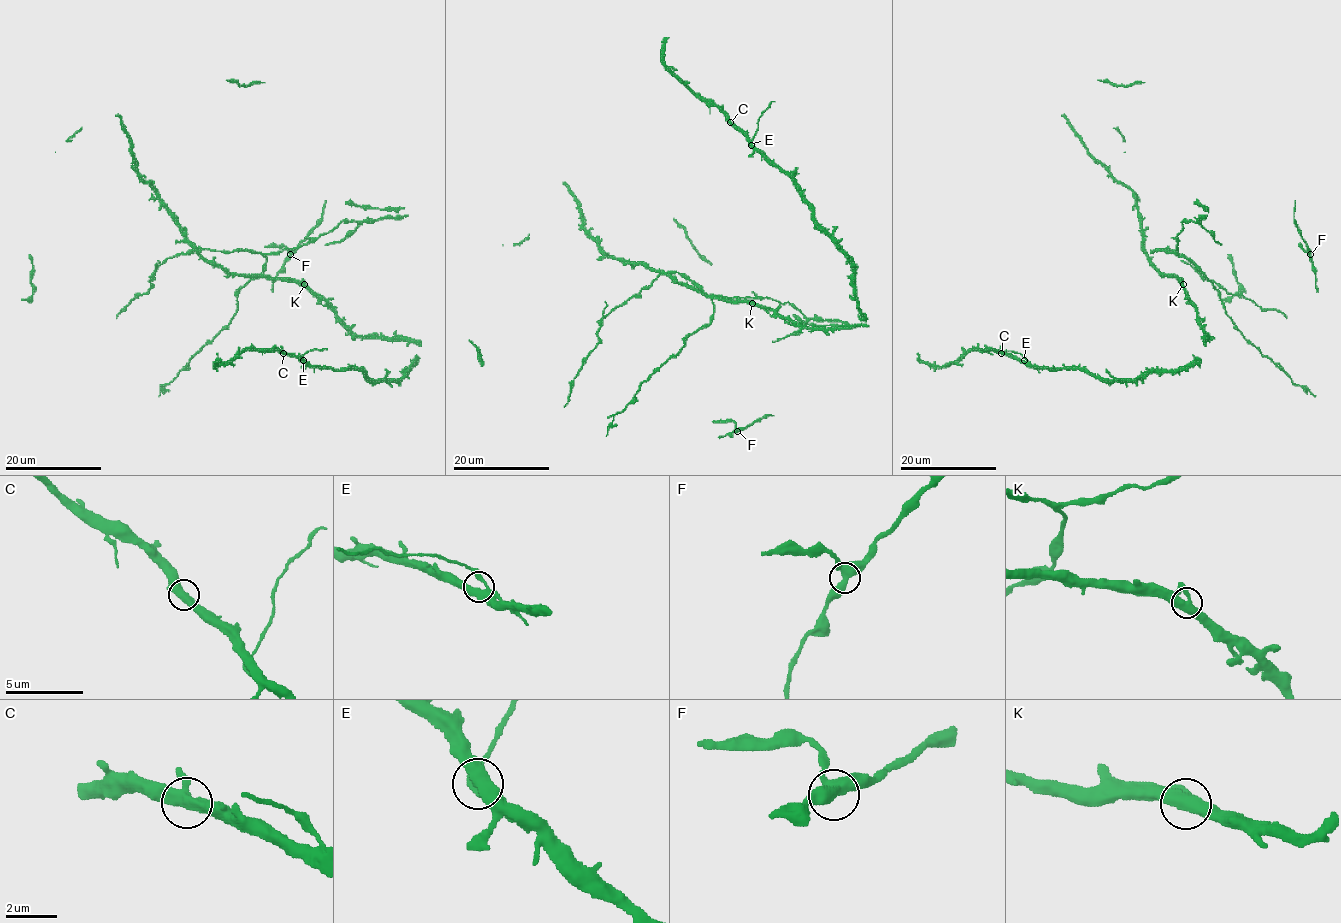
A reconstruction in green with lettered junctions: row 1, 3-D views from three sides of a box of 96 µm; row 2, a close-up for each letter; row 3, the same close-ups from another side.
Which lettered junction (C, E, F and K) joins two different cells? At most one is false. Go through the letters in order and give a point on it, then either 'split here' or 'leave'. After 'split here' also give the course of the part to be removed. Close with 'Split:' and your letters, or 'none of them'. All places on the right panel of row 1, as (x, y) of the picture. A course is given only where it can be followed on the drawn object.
C: (1001, 353) | leave
E: (1024, 360) | leave
F: (1310, 254) | leave
K: (1183, 284) | leave
Split: none of them

